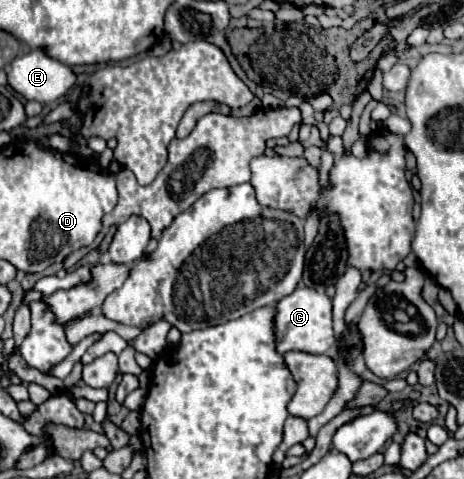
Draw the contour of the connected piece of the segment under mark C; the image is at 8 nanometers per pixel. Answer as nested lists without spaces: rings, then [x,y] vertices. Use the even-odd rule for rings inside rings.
[[[295,288],[293,294],[281,298],[275,304],[275,342],[277,352],[285,354],[289,350],[301,350],[309,354],[325,354],[333,346],[333,326],[331,326],[331,300],[325,292],[313,288]]]

